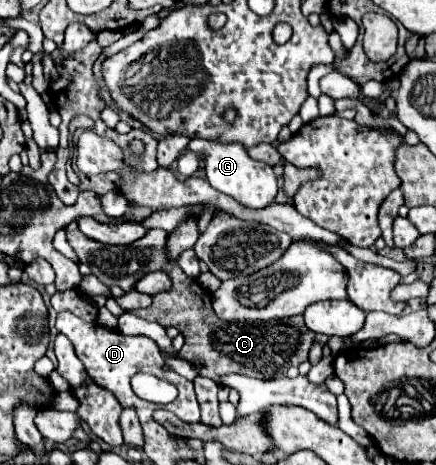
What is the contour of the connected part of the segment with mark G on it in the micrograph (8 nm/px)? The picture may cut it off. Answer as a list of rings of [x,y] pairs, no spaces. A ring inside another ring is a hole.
[[[192,138],[188,142],[188,150],[204,154],[204,170],[208,182],[238,200],[240,204],[248,208],[264,208],[266,204],[272,204],[278,194],[278,182],[274,176],[272,166],[258,162],[248,156],[248,150],[240,142],[220,142],[220,140],[208,140],[208,138]]]

